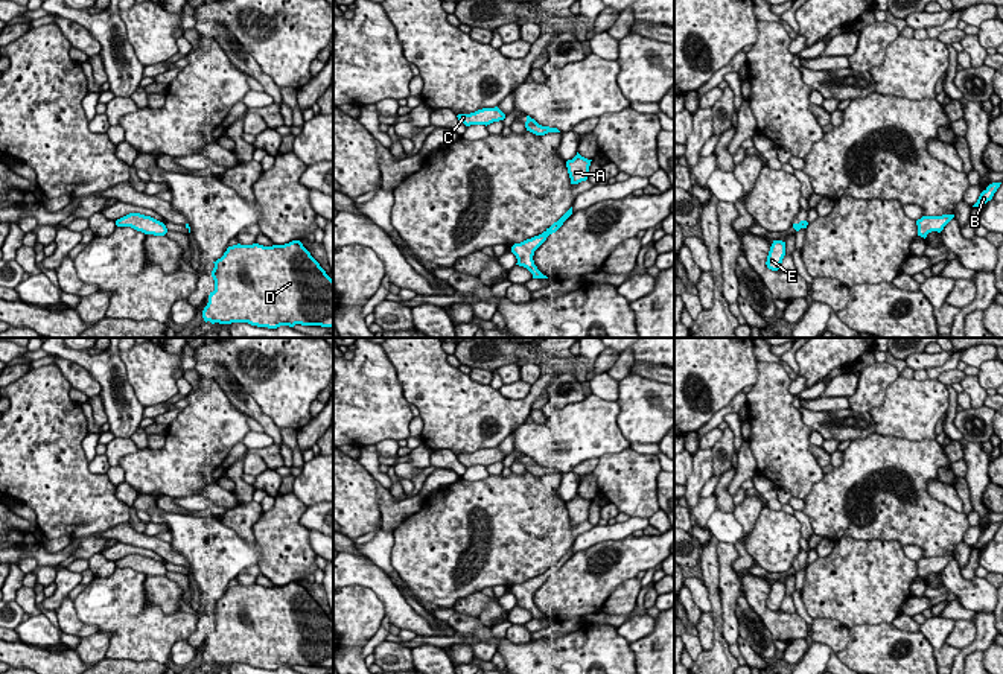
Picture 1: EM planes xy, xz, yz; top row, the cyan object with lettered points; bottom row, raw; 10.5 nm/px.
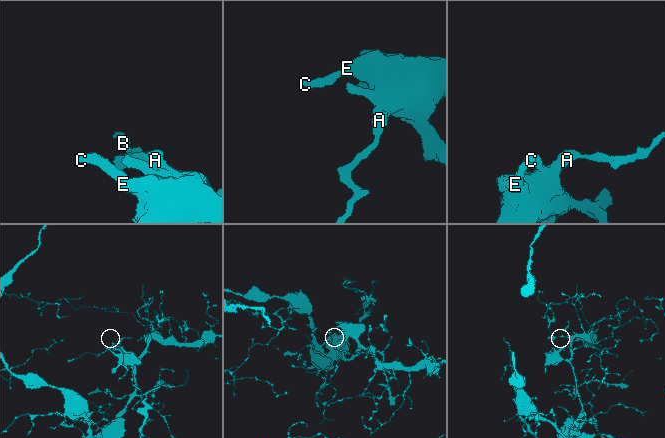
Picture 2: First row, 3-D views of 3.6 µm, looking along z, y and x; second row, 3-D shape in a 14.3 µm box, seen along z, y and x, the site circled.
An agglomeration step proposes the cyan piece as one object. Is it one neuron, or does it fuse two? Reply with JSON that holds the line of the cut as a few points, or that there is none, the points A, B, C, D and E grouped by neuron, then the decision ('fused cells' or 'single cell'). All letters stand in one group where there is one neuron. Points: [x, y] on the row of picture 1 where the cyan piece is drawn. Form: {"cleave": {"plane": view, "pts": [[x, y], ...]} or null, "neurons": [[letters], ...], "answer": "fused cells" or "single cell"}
{"cleave": null, "neurons": [["A", "B", "C", "D", "E"]], "answer": "single cell"}

